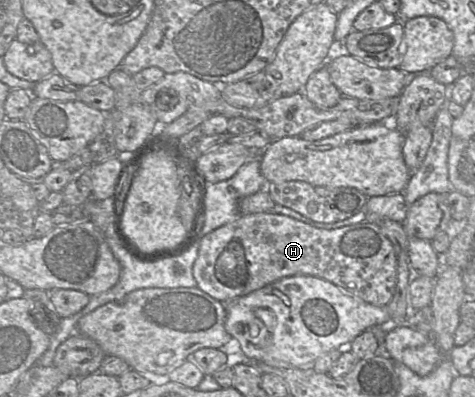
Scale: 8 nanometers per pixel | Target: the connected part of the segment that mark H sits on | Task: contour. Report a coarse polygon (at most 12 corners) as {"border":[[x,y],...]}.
{"border":[[255,213],[203,236],[196,287],[223,303],[295,275],[387,306],[380,223]]}

